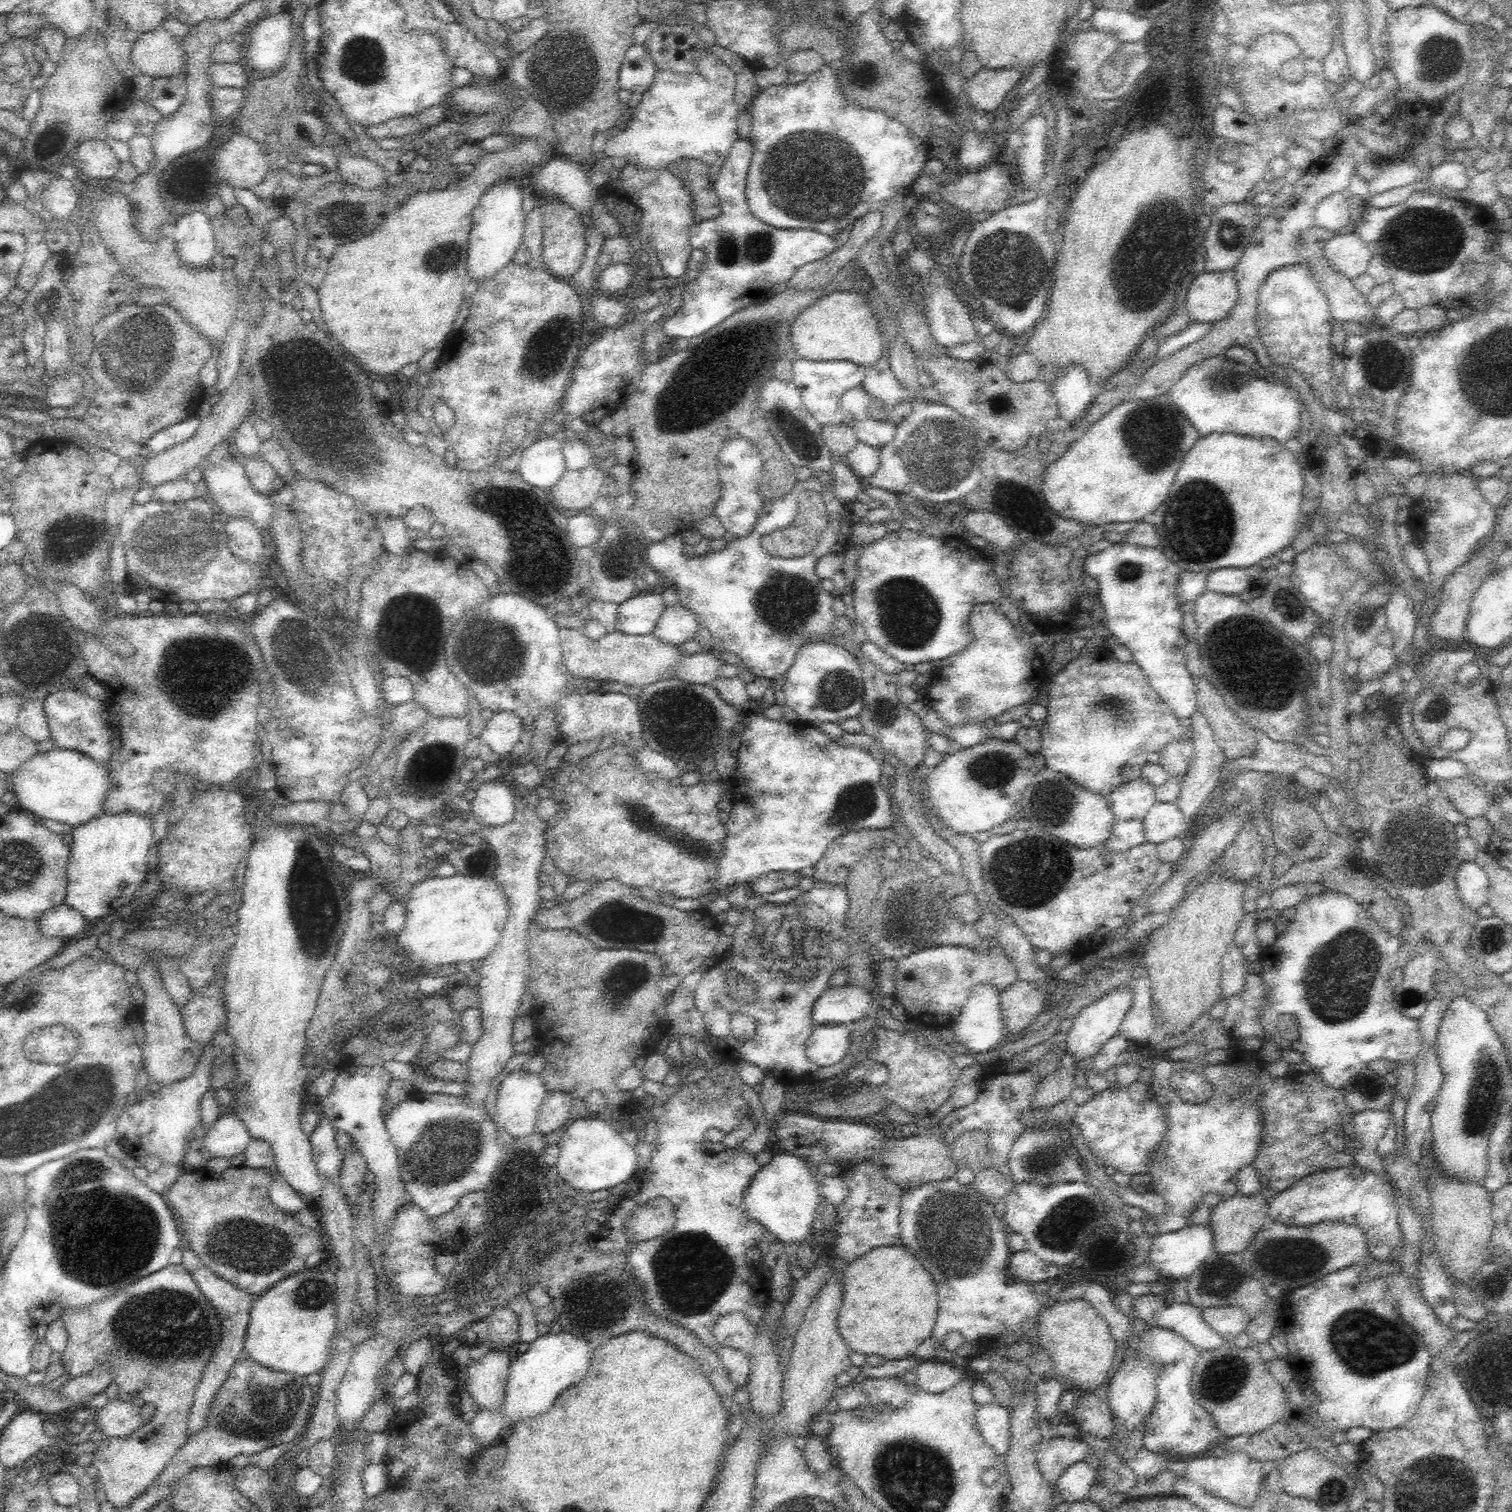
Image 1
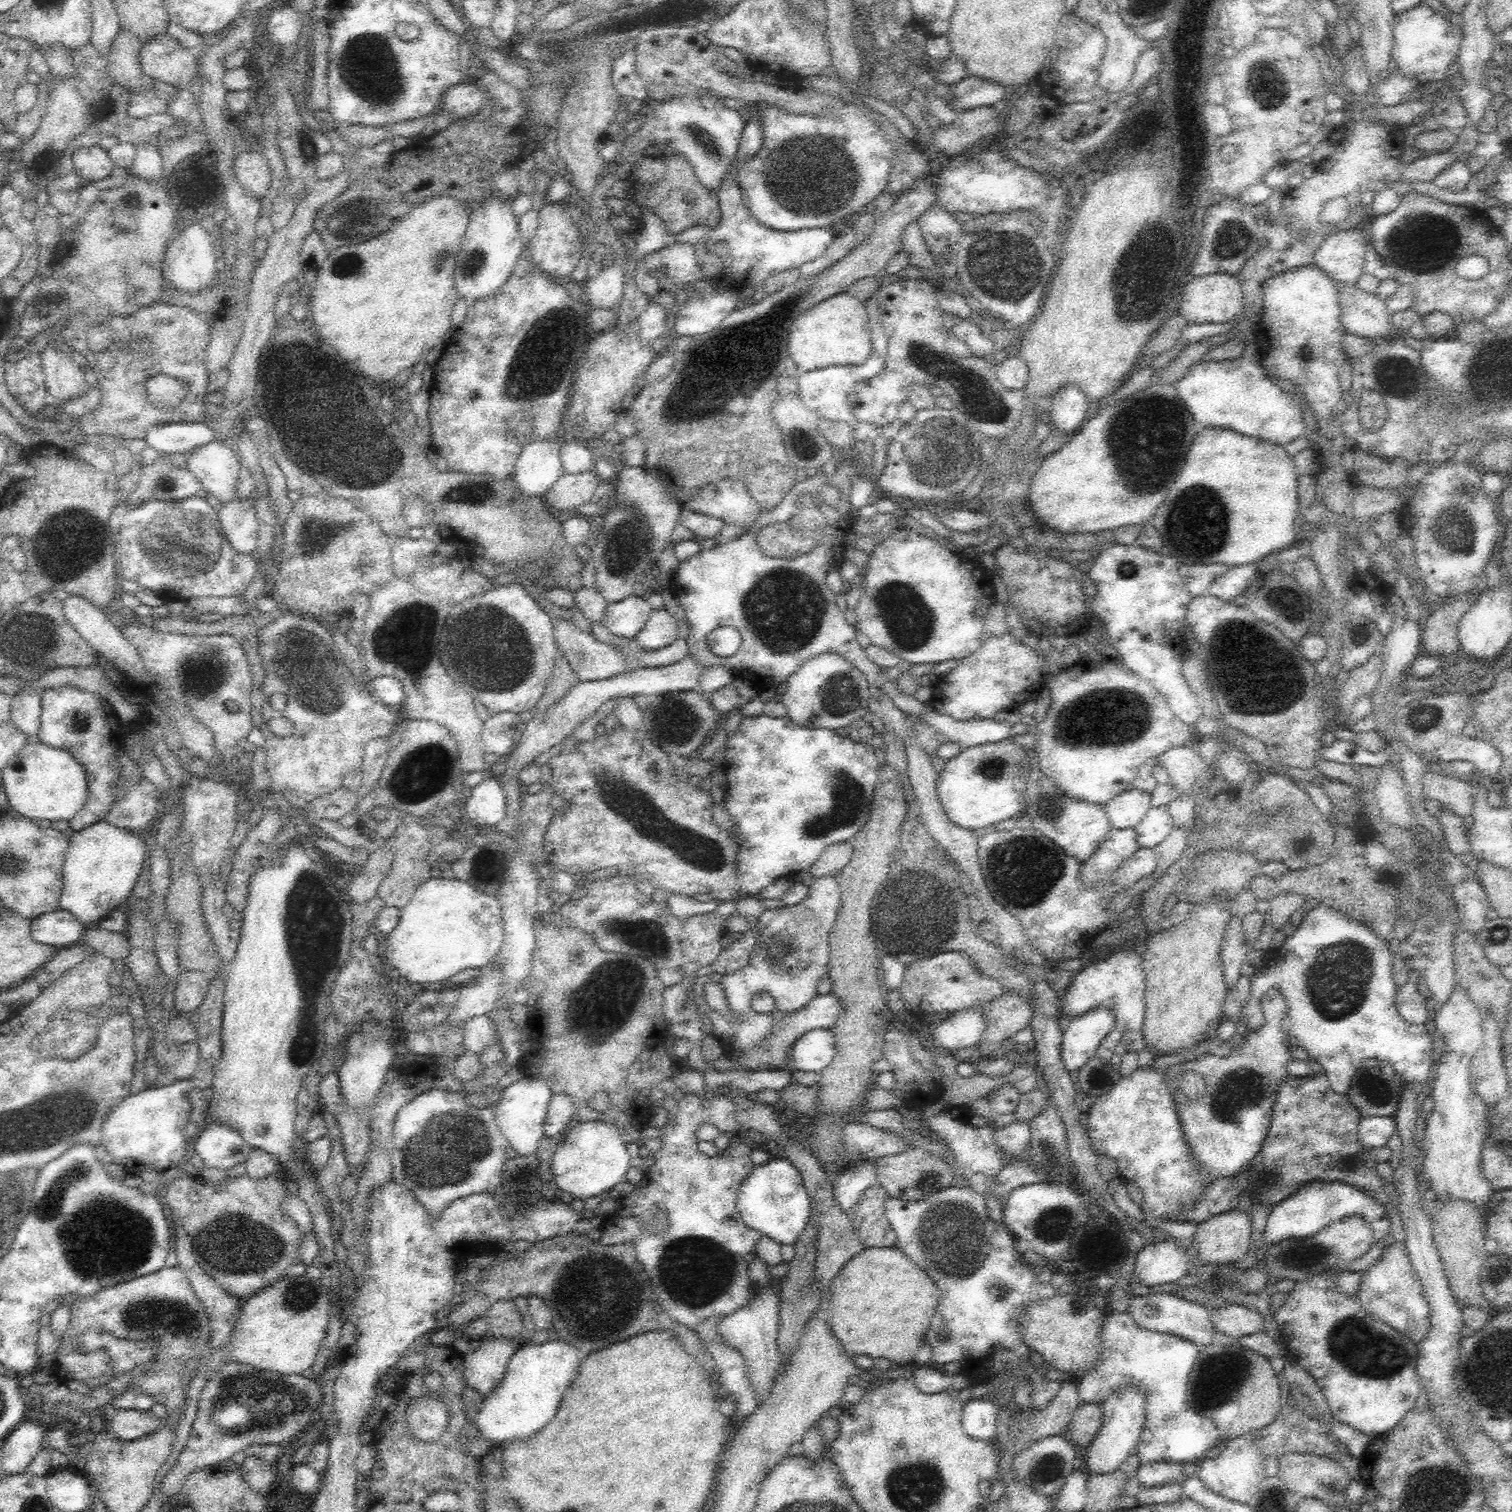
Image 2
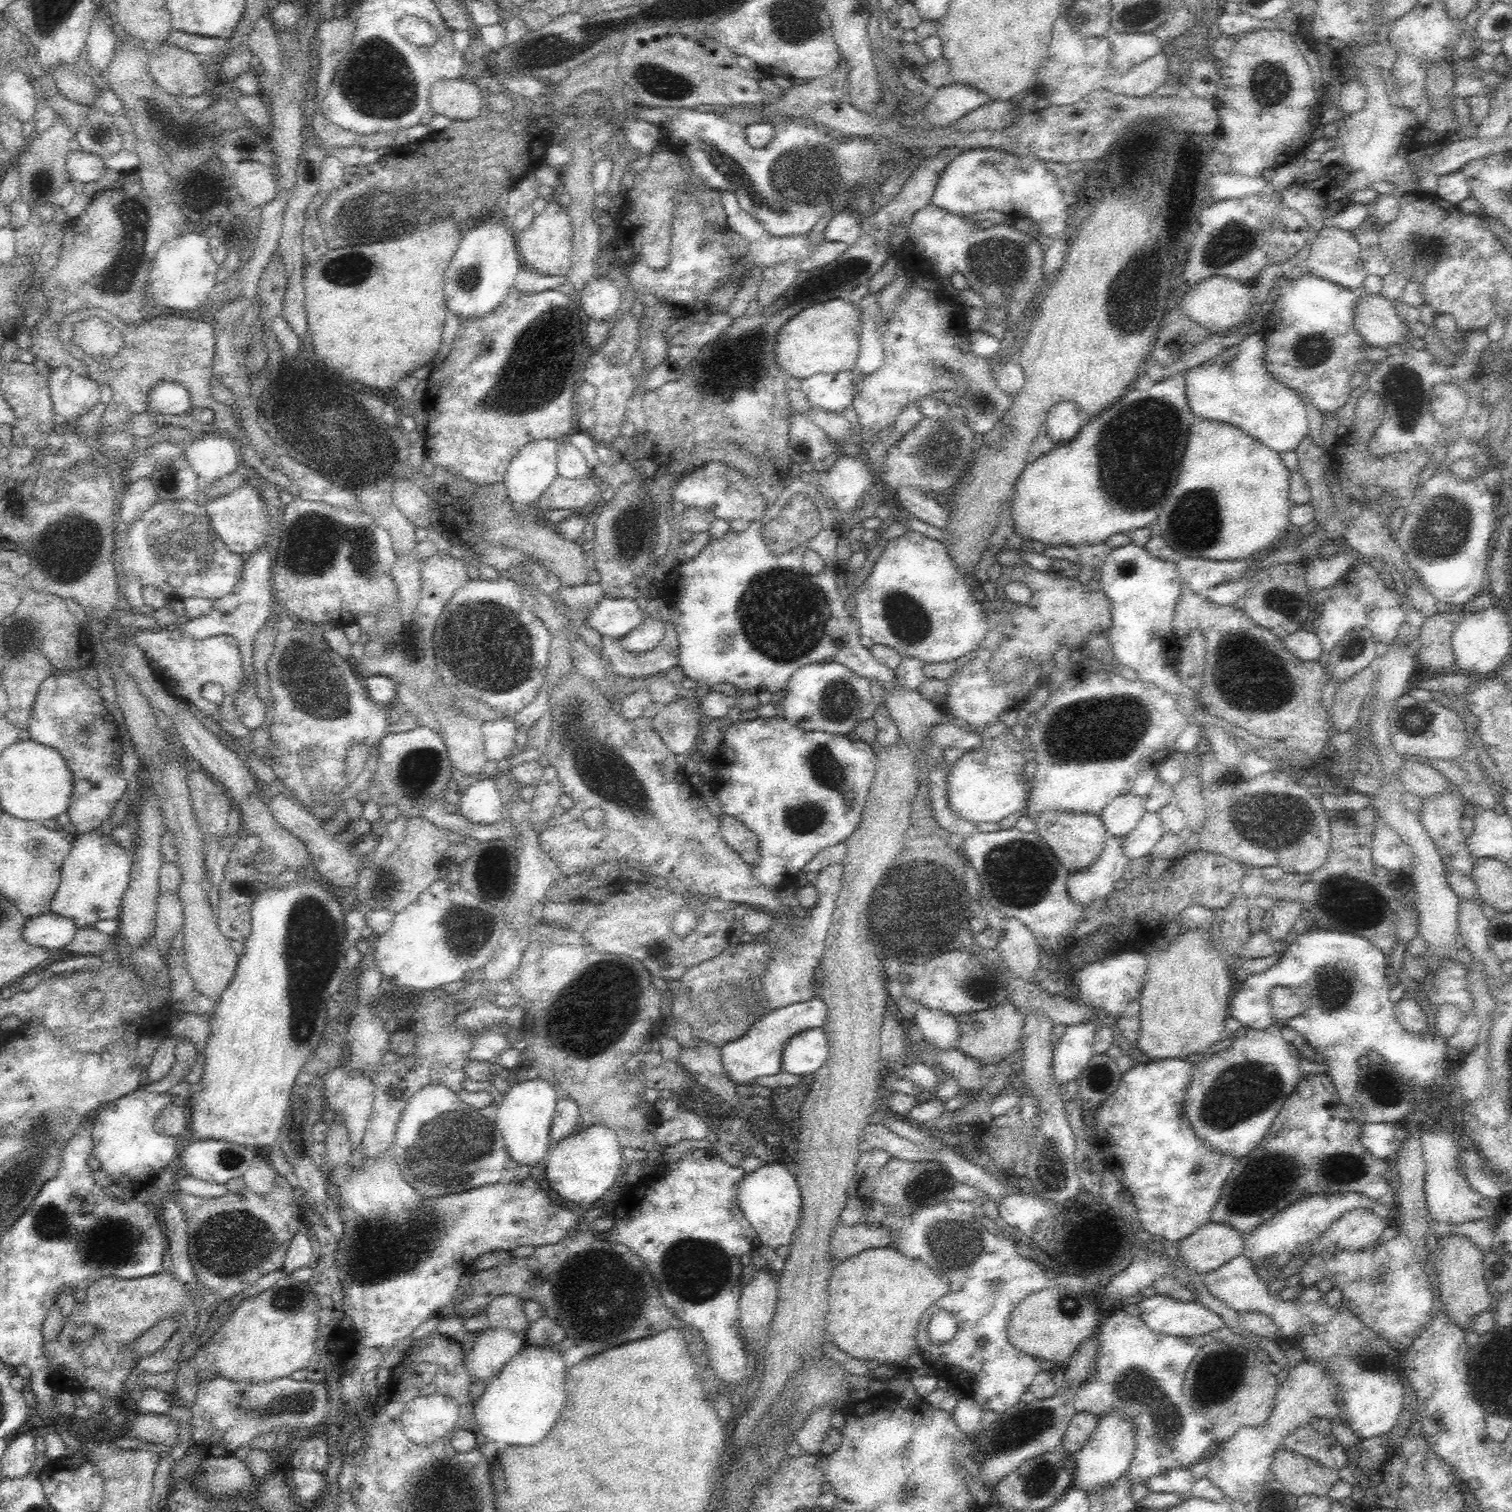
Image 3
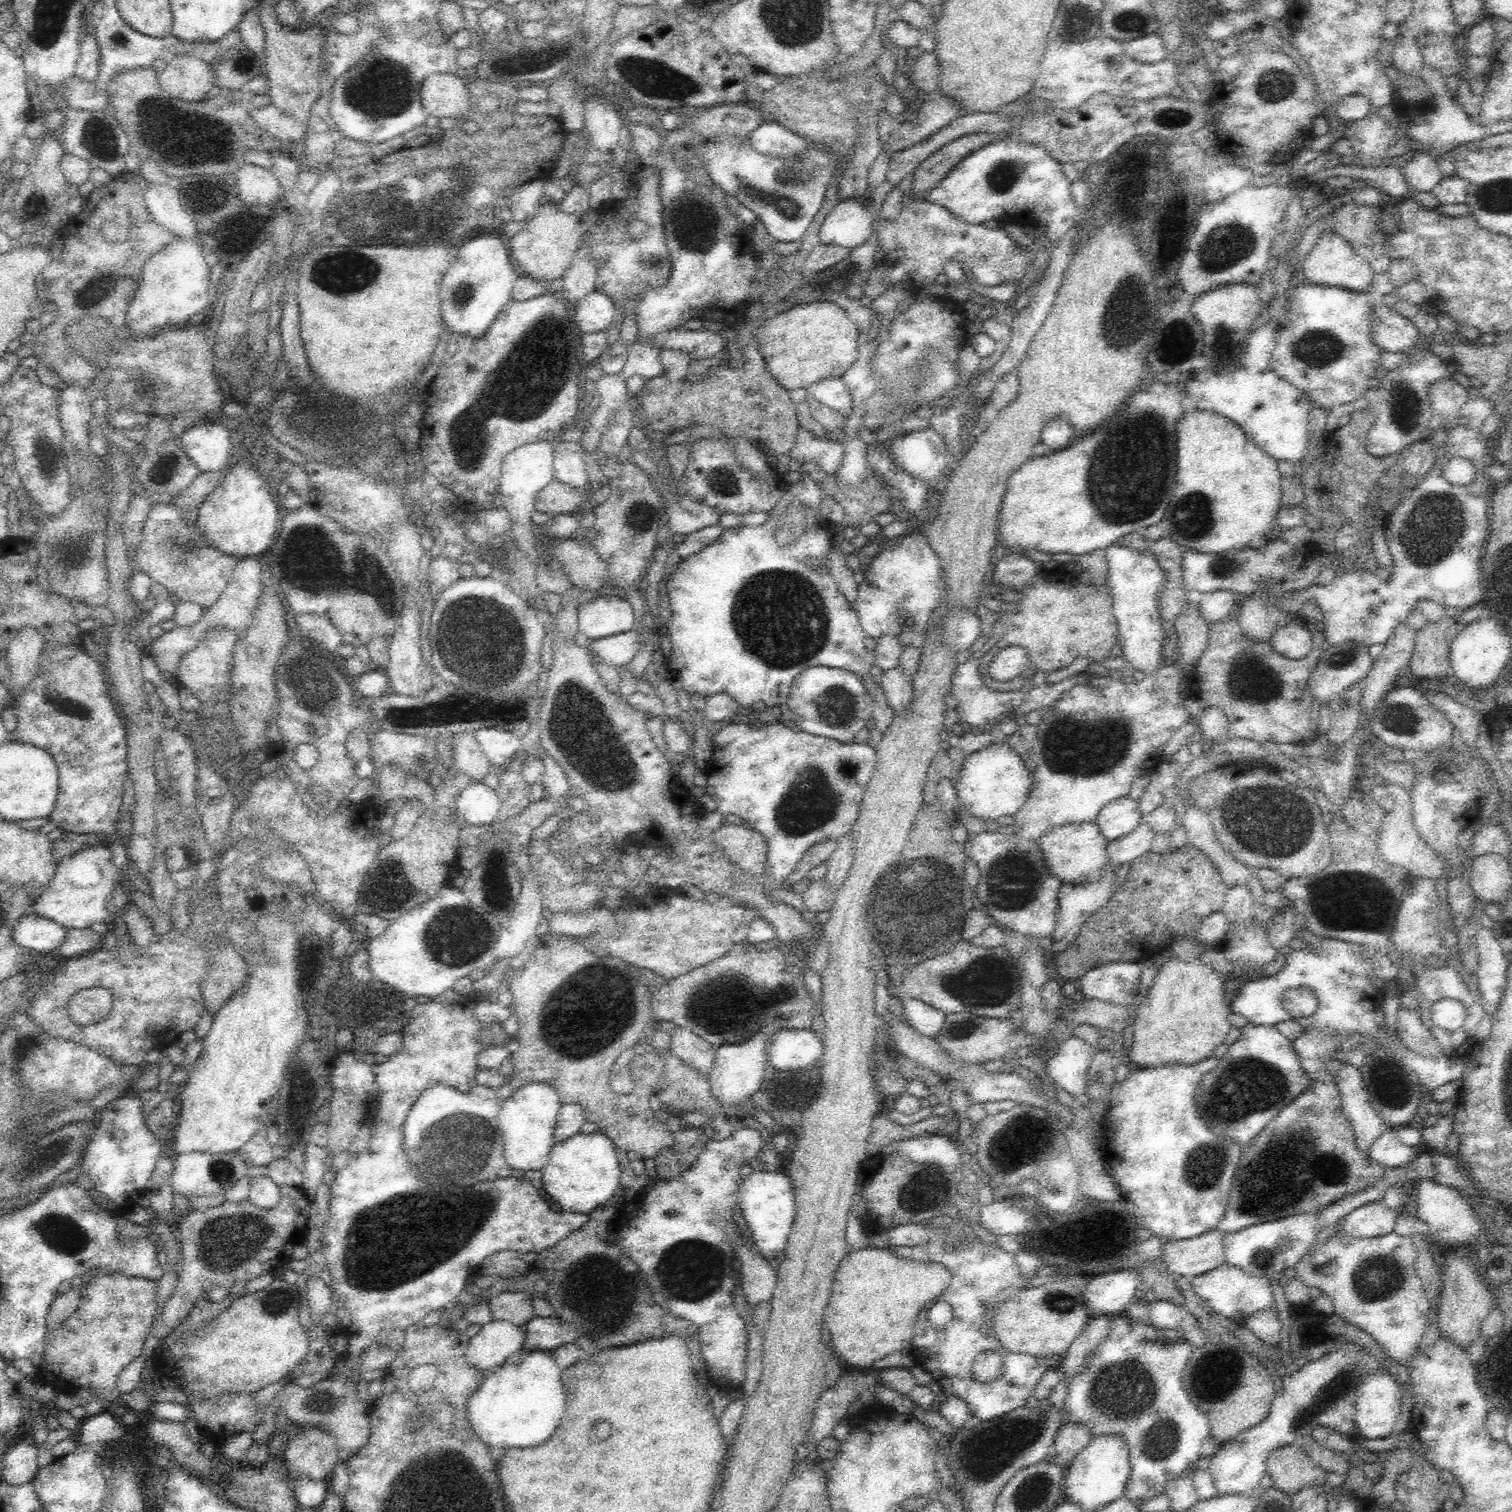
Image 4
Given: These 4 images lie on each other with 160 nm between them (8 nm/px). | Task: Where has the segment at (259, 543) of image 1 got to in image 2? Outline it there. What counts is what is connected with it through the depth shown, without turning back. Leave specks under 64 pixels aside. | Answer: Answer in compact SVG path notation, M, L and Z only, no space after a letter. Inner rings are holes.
M234 499L224 503L219 519L226 540L242 554L252 554L257 547L259 524L250 499Z

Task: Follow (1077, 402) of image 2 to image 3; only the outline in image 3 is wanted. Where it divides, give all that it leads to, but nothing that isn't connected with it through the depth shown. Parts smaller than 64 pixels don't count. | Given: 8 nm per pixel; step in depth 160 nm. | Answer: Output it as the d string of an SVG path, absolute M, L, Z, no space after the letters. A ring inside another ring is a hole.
M1069 400L1058 402L1050 408L1043 433L1056 445L1068 442L1074 438L1085 425L1087 418L1079 412L1079 408Z

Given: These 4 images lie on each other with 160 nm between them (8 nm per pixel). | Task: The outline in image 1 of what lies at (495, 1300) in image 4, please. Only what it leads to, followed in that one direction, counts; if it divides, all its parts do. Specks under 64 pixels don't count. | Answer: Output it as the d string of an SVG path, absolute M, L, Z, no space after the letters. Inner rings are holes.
M497 1306L485 1318L488 1321L487 1339L494 1349L505 1349L518 1342L519 1320L516 1313L508 1306Z

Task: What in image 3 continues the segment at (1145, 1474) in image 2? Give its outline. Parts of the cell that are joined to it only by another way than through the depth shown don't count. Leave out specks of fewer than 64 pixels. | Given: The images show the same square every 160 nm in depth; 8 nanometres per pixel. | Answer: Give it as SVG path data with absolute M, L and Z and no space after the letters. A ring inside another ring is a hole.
M1190 1467L1172 1468L1166 1472L1154 1474L1145 1484L1149 1492L1175 1492L1188 1499L1191 1496L1195 1478Z

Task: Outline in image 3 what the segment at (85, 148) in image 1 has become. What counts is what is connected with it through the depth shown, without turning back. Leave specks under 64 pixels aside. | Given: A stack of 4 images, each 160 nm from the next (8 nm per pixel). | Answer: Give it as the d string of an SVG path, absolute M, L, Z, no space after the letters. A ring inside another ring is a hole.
M70 151L66 157L66 168L73 182L89 183L97 182L104 173L105 162L103 158L88 151Z

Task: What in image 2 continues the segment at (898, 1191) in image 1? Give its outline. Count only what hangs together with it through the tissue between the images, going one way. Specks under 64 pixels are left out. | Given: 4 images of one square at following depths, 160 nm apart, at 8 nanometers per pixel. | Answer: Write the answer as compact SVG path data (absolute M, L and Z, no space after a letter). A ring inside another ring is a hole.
M876 1182L847 1211L850 1225L856 1229L862 1249L895 1246L897 1235L890 1221L886 1219L885 1204L889 1198L882 1186Z

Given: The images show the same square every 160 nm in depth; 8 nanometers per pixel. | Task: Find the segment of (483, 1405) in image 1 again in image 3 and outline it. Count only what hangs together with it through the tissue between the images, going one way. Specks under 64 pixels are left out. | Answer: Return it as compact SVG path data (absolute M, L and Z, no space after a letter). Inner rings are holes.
M506 1327L484 1329L477 1334L465 1360L466 1370L474 1380L484 1381L498 1375L503 1366L526 1346L525 1333Z

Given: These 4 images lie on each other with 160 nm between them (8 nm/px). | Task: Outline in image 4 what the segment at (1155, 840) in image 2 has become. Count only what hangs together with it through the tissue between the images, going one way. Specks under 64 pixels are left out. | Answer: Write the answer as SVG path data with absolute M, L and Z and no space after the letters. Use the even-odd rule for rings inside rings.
M1141 823L1130 834L1107 842L1107 855L1110 862L1117 868L1128 864L1151 850L1155 832L1152 827Z

